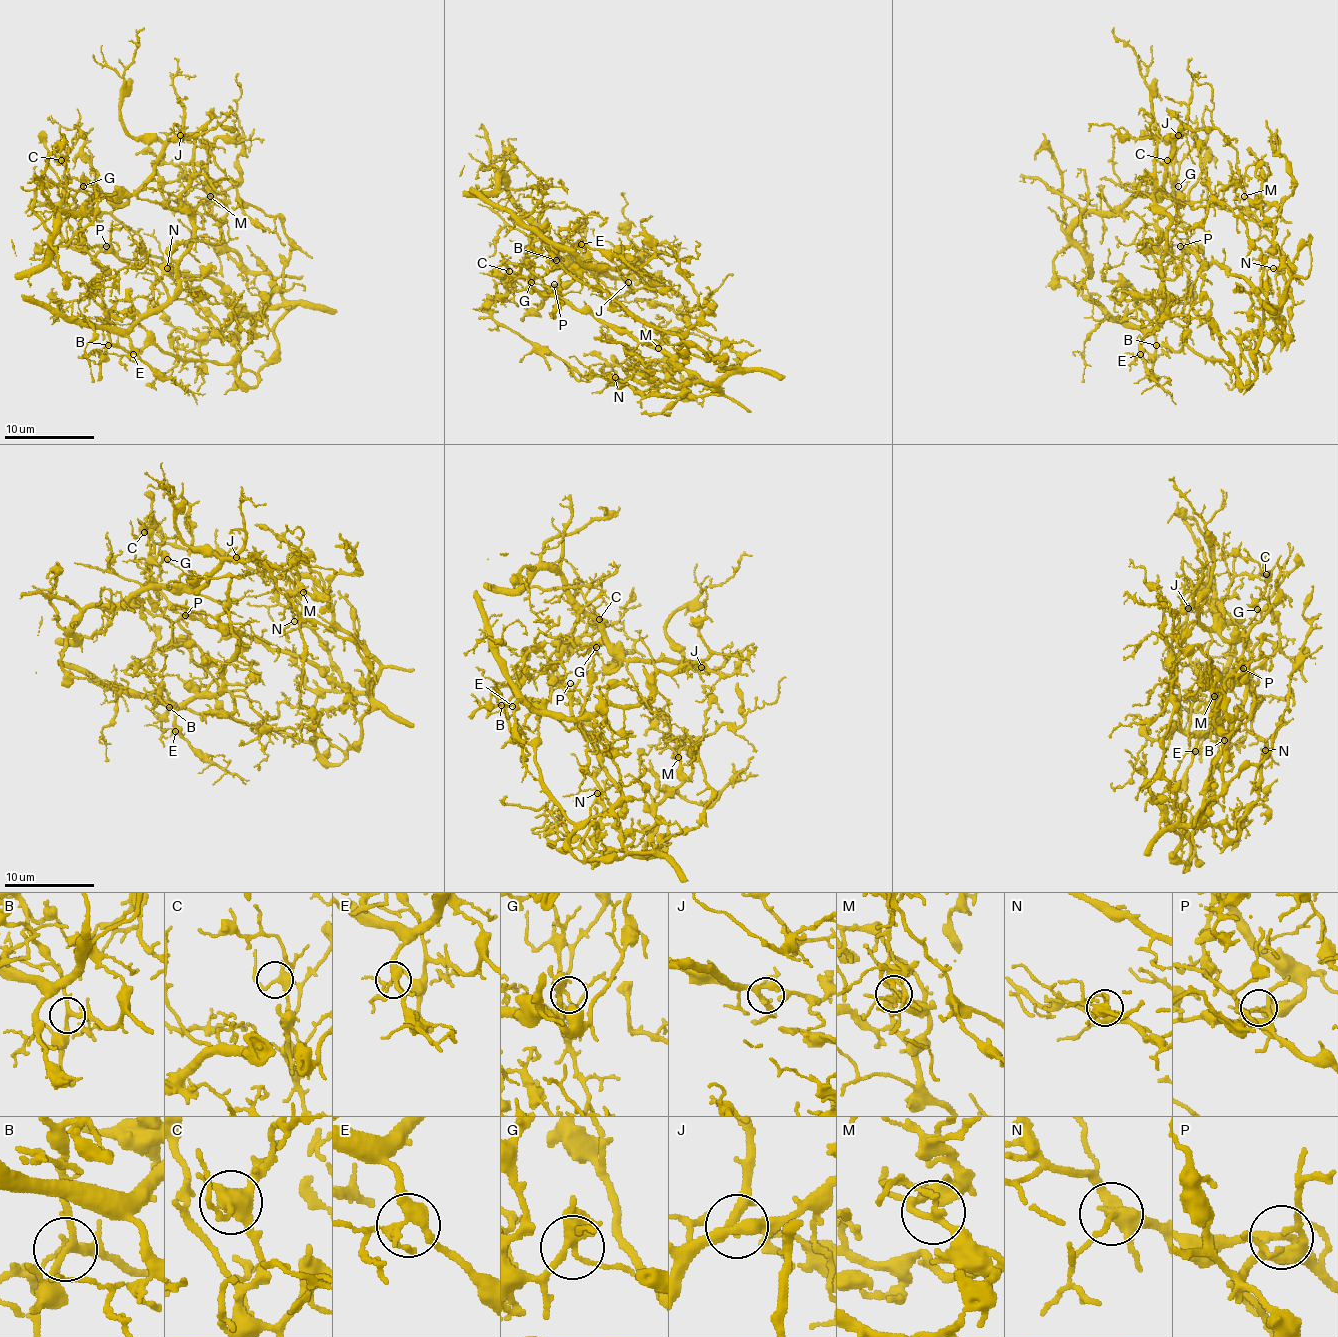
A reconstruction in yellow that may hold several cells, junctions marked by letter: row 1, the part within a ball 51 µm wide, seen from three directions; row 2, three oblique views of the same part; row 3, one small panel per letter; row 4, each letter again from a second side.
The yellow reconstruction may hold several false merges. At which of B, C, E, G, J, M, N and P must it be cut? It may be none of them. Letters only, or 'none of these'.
G

